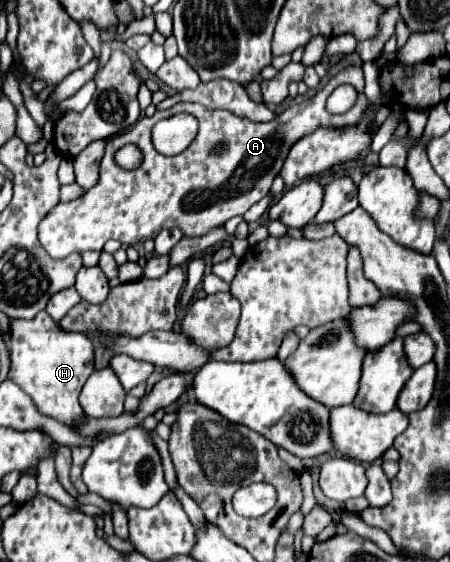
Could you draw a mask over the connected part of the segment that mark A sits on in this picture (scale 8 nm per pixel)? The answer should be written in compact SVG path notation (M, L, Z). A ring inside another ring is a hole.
M349 65L311 99L289 107L269 123L253 123L229 111L207 109L199 103L177 103L167 111L157 111L153 117L143 117L129 131L113 137L107 143L99 183L83 197L69 203L59 203L47 213L39 225L39 243L51 257L63 259L73 251L101 251L109 239L127 245L143 243L153 239L161 229L169 227L179 227L187 237L205 235L209 229L223 225L227 219L243 215L251 205L269 193L293 141L299 141L319 125L355 125L369 103L363 87L363 69ZM339 85L355 87L359 97L351 111L331 115L325 109L325 101ZM177 113L191 113L199 123L199 131L183 153L167 157L155 151L151 131L159 119L167 119ZM129 143L137 145L143 153L143 161L137 169L123 169L115 163L115 153ZM217 145L221 145L221 151L213 153Z

